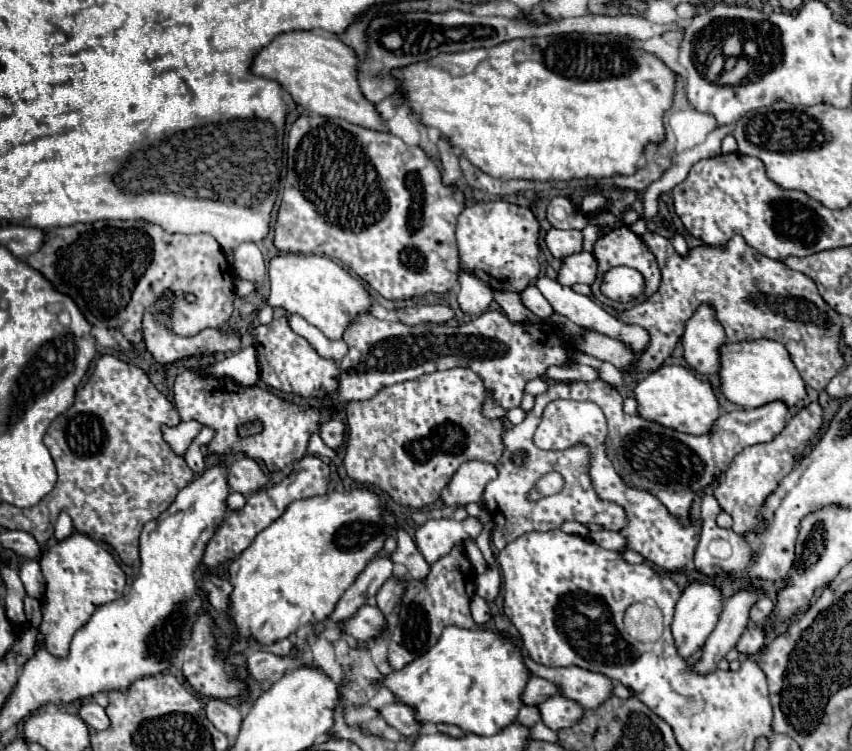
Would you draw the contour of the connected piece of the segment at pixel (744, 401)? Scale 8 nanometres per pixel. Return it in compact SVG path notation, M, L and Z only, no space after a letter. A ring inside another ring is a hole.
M769 339L755 341L739 341L739 343L723 343L719 347L719 379L721 393L735 405L753 409L765 405L769 401L787 401L789 407L795 407L805 395L805 383L799 377L795 365L791 365L791 357L783 345Z

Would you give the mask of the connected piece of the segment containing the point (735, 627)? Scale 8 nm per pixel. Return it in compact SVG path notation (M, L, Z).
M751 589L751 591L739 591L725 601L719 623L703 645L701 659L691 667L693 673L703 675L703 673L713 673L717 669L719 661L741 639L749 623L749 609L757 599L759 599L759 591Z

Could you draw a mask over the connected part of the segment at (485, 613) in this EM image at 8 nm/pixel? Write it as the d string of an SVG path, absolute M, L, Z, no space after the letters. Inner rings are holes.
M479 595L473 597L471 615L473 615L477 625L487 625L487 621L491 619L491 611L489 611L489 605L487 605L487 601L483 597L479 597Z

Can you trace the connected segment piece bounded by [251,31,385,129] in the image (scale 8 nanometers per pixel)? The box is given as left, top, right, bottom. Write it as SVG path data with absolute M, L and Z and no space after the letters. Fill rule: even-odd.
M289 31L277 35L267 47L263 47L251 63L251 73L277 81L291 99L311 113L323 117L343 117L355 125L367 129L385 129L375 105L363 101L359 83L355 81L355 69L359 61L351 47L341 43L337 35L315 35L311 31Z

